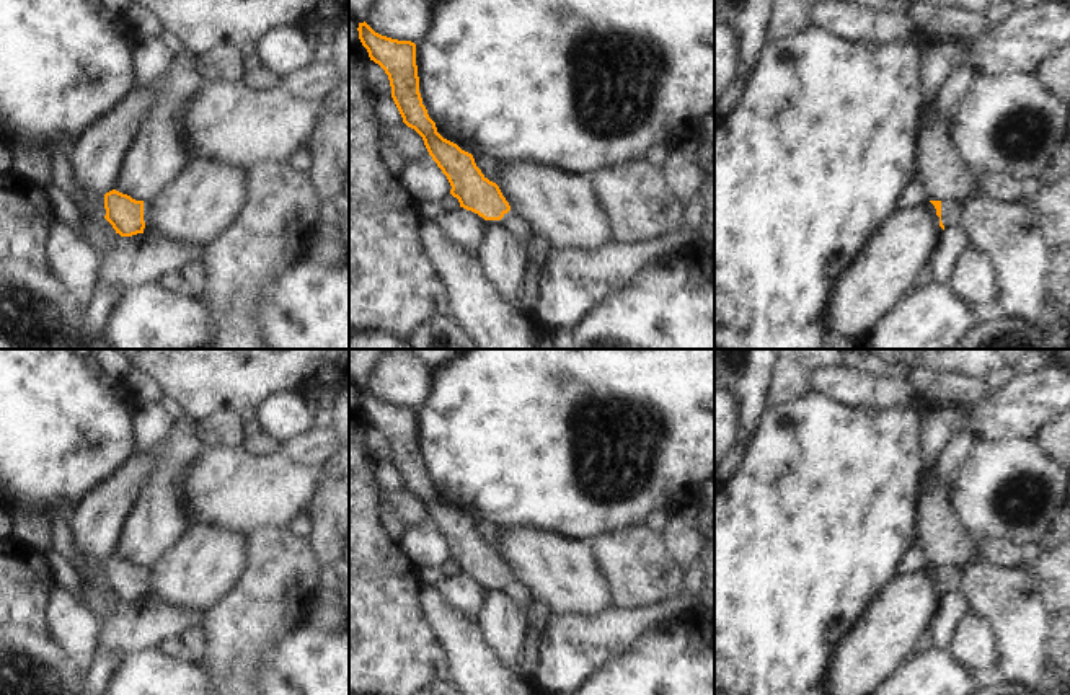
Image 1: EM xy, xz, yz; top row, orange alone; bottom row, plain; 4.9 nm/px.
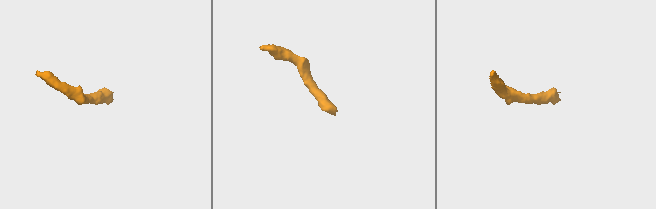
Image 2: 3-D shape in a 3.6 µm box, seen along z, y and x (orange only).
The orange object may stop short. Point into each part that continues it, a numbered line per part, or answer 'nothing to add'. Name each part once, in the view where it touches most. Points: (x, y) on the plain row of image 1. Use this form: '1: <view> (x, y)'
1: yz (951, 576)

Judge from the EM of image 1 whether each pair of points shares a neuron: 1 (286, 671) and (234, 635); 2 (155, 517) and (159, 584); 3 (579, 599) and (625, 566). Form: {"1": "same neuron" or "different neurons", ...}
{"1": "different neurons", "2": "different neurons", "3": "different neurons"}

